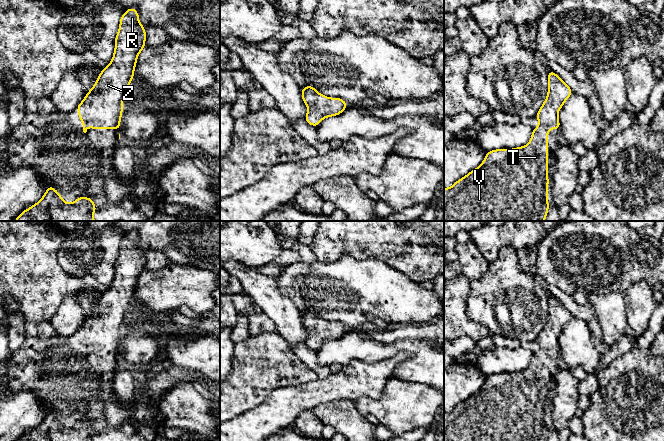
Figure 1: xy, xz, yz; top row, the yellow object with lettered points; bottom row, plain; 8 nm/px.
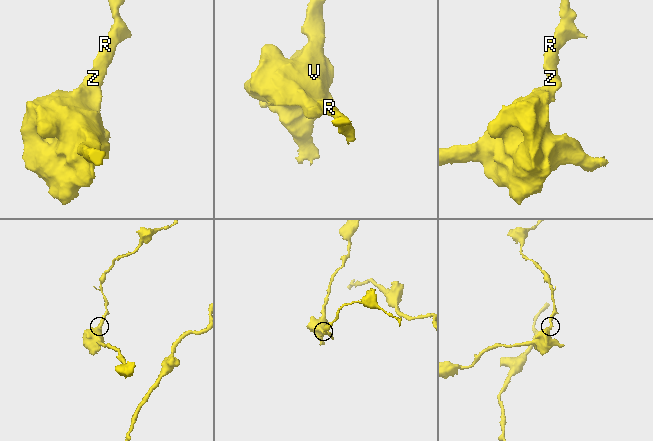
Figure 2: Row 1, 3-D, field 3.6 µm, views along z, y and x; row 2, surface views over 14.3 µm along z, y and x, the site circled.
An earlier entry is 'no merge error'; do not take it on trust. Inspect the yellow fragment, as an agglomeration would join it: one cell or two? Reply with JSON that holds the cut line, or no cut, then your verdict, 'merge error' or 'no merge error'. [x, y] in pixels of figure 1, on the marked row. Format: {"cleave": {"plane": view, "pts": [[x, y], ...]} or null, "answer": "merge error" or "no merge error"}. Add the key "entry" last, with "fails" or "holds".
{"cleave": null, "answer": "no merge error", "entry": "holds"}

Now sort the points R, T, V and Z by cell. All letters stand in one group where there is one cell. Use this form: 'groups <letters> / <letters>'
groups R T V Z

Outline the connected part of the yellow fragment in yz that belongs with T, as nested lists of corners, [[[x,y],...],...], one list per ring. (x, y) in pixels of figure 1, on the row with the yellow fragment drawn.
[[[553,71],[548,72],[548,94],[546,100],[536,114],[539,125],[533,129],[529,143],[523,147],[514,149],[496,149],[486,152],[486,156],[482,164],[469,172],[465,177],[457,180],[450,188],[444,188],[444,221],[545,221],[545,217],[549,210],[548,204],[548,130],[560,129],[560,122],[558,119],[558,112],[562,108],[564,102],[572,95],[570,87],[564,83],[561,78]]]

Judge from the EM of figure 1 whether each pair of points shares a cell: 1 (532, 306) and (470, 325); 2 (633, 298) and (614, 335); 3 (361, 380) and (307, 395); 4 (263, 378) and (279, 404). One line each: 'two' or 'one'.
1: two
2: two
3: one
4: two

